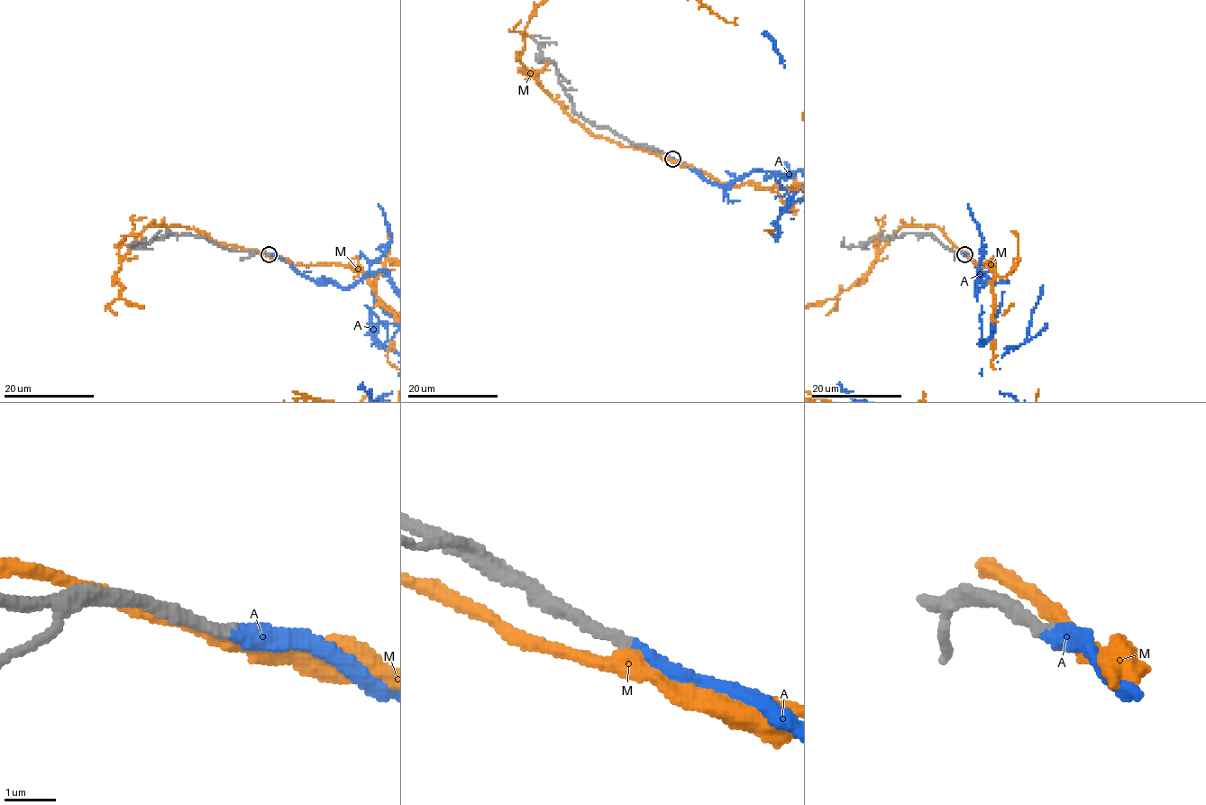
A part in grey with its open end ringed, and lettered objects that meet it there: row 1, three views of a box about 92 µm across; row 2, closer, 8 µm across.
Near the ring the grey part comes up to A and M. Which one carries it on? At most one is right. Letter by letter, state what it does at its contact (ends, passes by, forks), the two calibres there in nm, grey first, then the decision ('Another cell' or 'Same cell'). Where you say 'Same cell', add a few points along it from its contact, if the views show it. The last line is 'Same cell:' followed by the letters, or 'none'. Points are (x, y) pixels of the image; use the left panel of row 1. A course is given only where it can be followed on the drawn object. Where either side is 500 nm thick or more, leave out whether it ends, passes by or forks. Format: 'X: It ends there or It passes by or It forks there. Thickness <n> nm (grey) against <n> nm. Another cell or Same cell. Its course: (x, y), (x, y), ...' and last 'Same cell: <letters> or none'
A: It ends there. Thickness 240 nm (grey) against 320 nm. Same cell
M: It passes by. Thickness 240 nm (grey) against 320 nm. Another cell
Same cell: A

